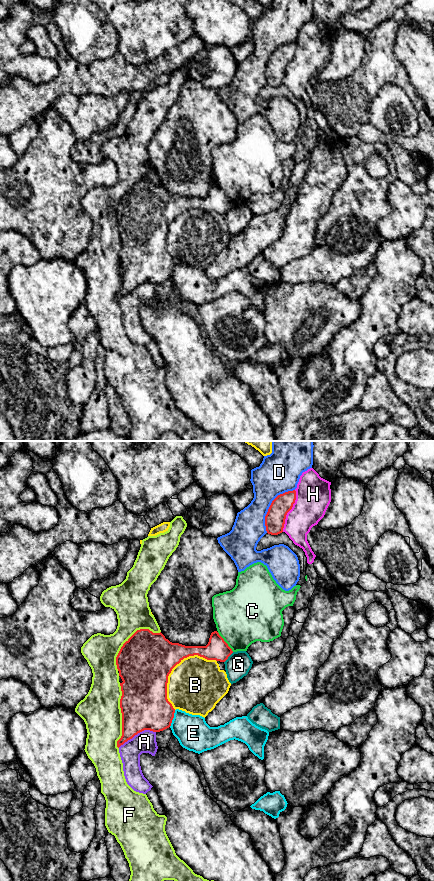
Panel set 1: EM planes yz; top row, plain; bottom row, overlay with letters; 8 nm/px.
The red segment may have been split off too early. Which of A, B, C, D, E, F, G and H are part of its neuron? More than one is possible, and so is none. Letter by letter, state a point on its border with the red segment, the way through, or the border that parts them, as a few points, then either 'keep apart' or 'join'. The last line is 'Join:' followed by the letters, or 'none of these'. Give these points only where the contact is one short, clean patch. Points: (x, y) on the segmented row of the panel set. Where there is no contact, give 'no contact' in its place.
A: contact yz (136, 734); keep apart
B: contact yz (173, 667); keep apart
C: contact yz (225, 642); keep apart
D: contact yz (270, 506); keep apart
E: contact yz (173, 717); keep apart
F: contact yz (128, 639); keep apart
G: contact yz (228, 656); border yz (233, 652), (224, 662); keep apart
H: contact yz (289, 510); keep apart
Join: none of these

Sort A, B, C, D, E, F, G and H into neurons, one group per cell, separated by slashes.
A / B / C / D / E / F / G / H

